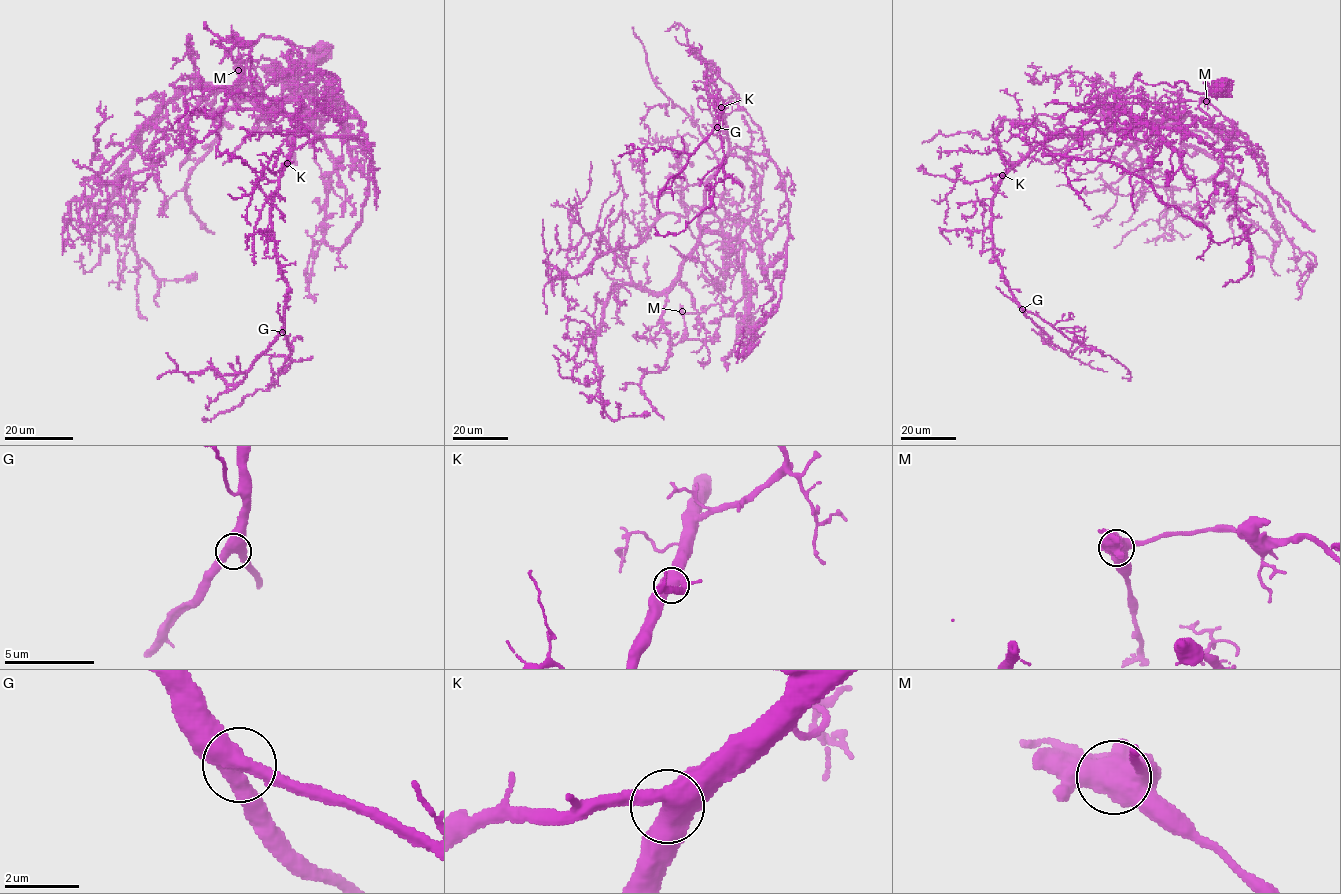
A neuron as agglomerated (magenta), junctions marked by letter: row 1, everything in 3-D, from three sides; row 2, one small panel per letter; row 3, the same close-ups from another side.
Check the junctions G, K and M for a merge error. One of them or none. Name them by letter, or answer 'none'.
none

